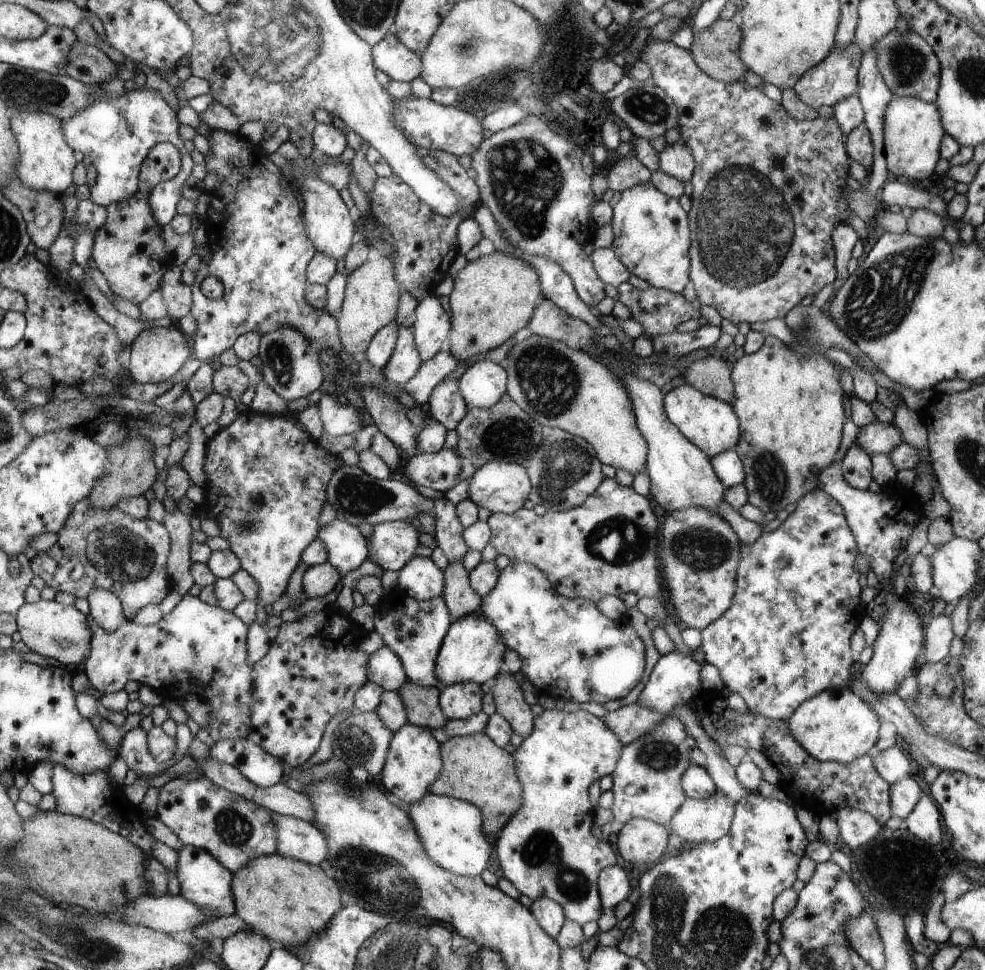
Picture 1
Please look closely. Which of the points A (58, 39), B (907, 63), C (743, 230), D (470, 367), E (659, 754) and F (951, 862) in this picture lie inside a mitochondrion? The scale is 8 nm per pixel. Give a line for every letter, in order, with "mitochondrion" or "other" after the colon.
A: other
B: mitochondrion
C: mitochondrion
D: other
E: mitochondrion
F: other

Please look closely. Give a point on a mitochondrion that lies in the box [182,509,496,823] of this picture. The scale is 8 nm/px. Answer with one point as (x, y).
(354, 743)

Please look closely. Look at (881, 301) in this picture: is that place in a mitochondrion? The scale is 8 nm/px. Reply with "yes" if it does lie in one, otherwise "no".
yes

